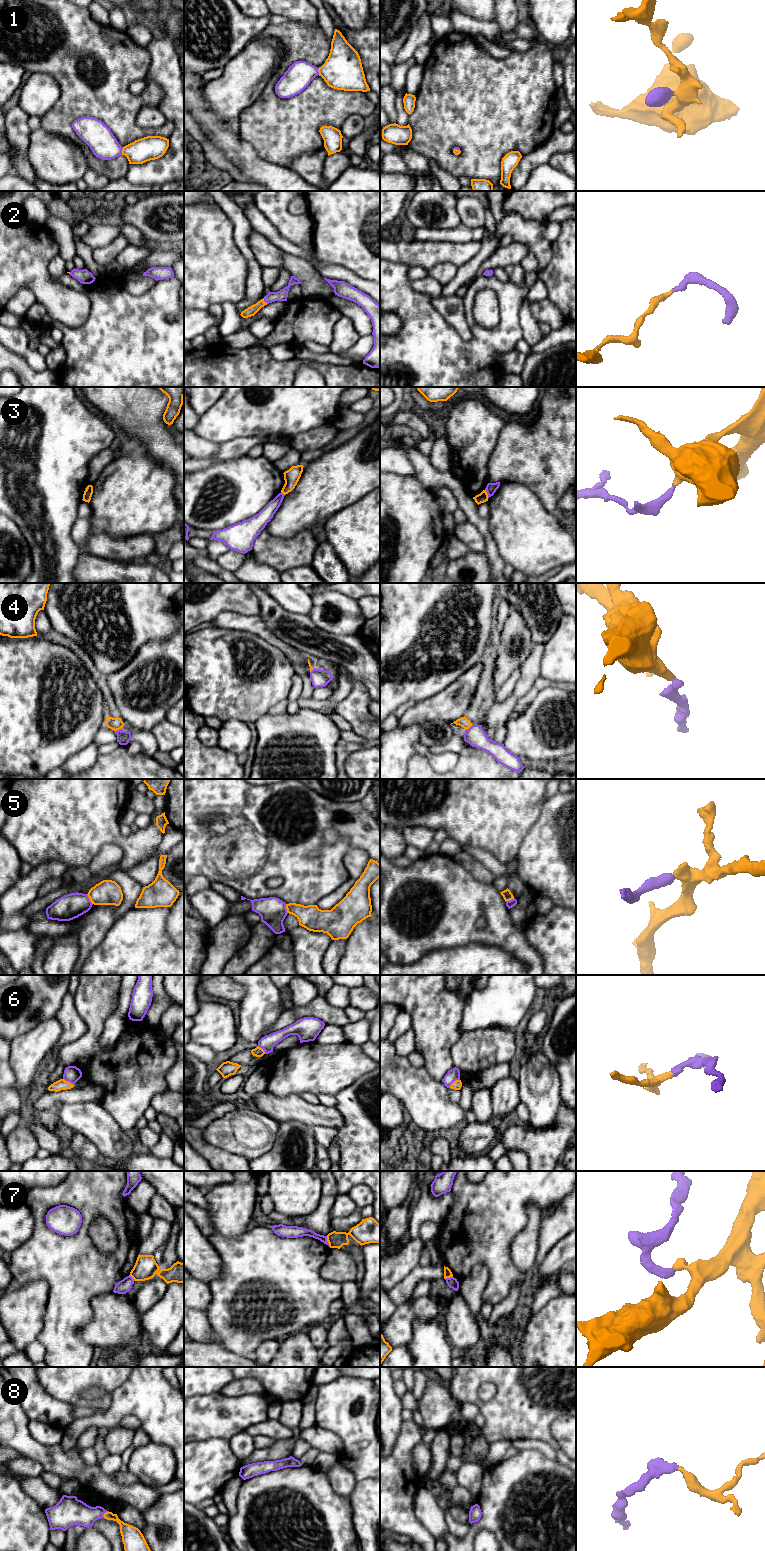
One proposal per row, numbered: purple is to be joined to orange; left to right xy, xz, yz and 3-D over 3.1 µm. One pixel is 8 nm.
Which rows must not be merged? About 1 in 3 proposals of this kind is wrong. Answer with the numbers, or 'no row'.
3, 5, 6, 7

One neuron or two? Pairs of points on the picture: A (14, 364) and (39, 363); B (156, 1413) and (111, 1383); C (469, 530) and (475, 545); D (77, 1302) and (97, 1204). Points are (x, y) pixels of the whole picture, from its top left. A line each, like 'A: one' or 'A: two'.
A: two
B: two
C: one
D: one

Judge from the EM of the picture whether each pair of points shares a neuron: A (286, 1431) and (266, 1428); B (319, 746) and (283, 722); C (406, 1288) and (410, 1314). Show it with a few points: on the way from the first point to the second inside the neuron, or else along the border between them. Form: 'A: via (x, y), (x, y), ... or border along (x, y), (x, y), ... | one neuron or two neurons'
A: via (281, 1431), (271, 1428) | one neuron
B: via (310, 746), (307, 746), (292, 731) | one neuron
C: border along (405, 1302), (397, 1306) | two neurons

